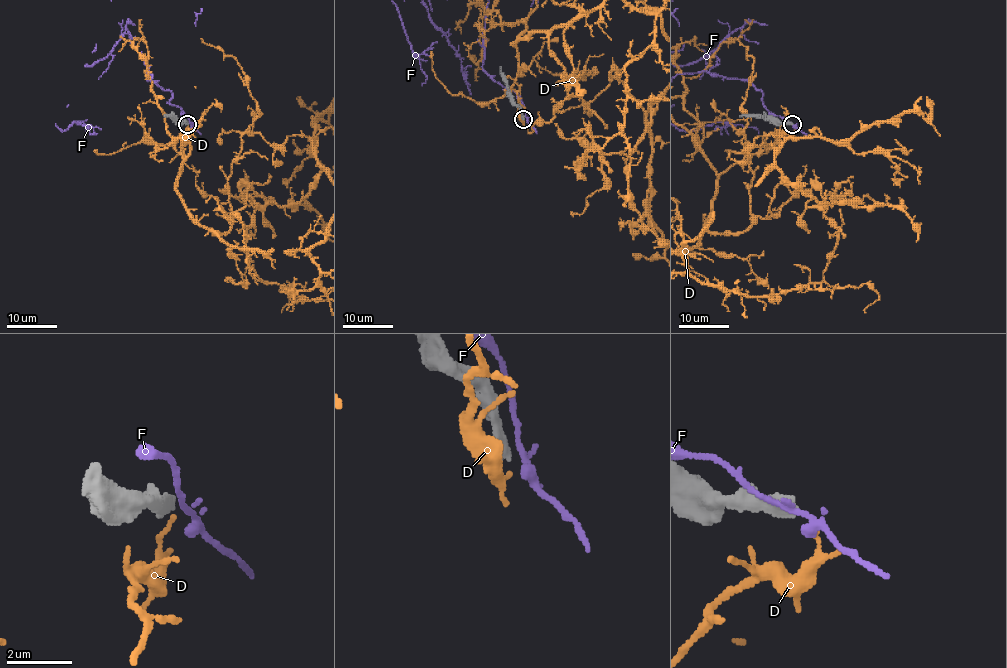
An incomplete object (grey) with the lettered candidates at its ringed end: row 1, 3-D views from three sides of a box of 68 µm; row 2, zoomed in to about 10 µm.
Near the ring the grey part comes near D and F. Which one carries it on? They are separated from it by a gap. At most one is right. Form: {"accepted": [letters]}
{"accepted": []}

